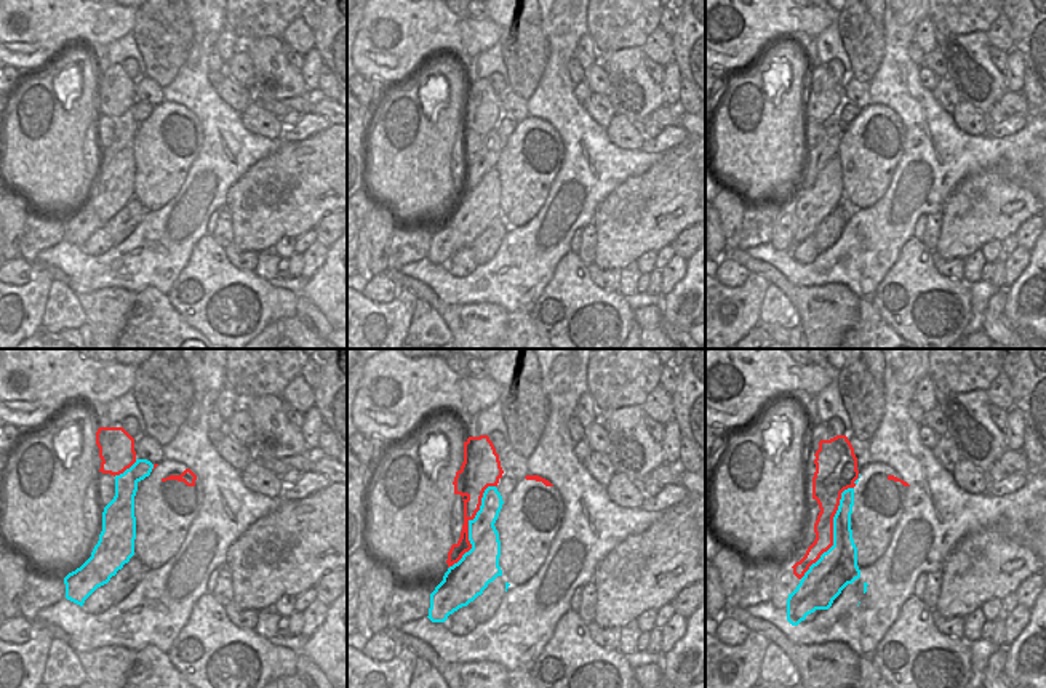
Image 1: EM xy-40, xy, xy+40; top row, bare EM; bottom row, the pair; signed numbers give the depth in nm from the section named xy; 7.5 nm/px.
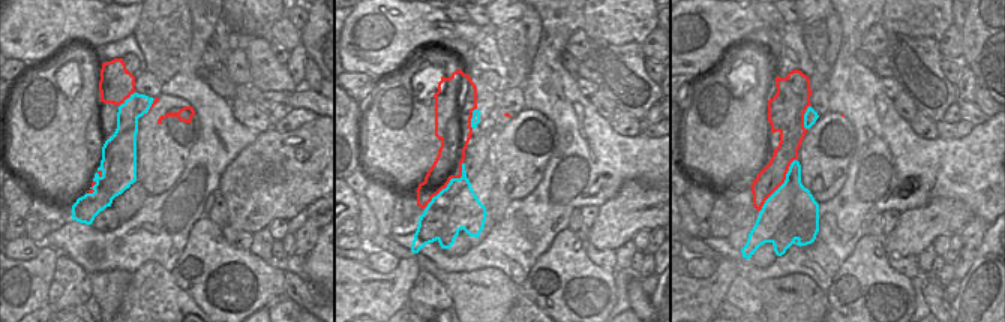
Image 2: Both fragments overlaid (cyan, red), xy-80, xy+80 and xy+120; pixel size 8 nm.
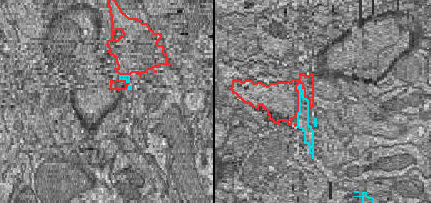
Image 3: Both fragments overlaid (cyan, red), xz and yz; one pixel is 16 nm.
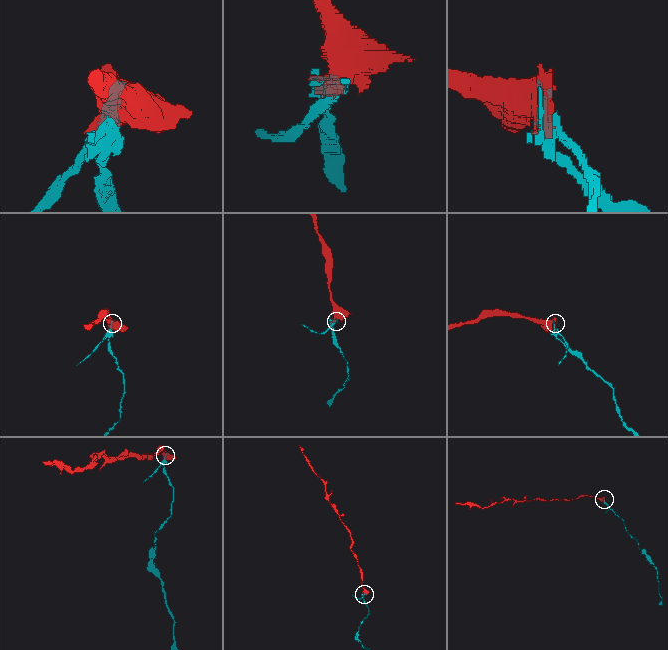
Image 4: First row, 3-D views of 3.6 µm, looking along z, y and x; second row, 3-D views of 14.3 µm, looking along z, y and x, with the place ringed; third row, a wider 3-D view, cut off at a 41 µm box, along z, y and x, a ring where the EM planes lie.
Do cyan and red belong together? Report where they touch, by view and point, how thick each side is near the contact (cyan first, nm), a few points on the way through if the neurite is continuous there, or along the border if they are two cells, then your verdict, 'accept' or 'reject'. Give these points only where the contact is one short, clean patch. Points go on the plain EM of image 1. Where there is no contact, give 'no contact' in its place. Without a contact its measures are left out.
xy+40 (834, 172) | 260/170 nm | reject

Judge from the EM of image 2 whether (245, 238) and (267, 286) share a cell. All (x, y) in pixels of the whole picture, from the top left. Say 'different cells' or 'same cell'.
different cells

